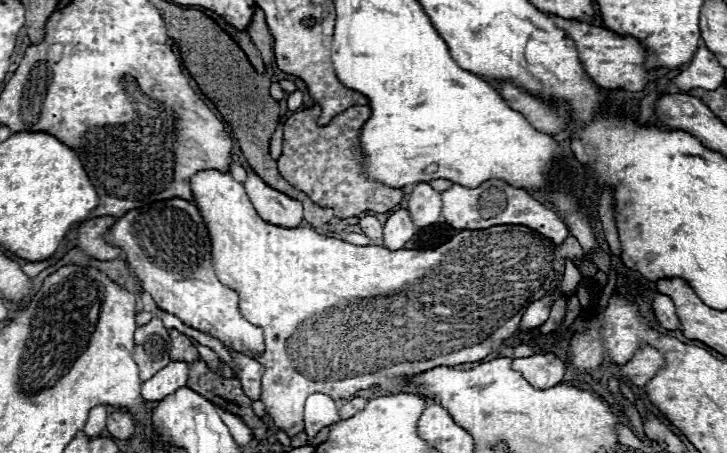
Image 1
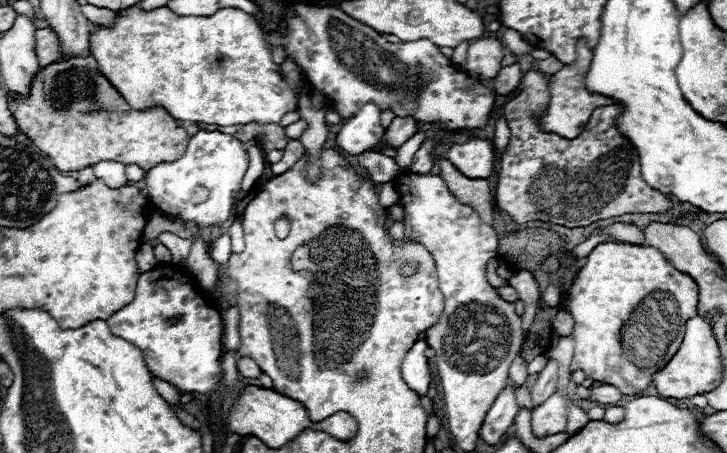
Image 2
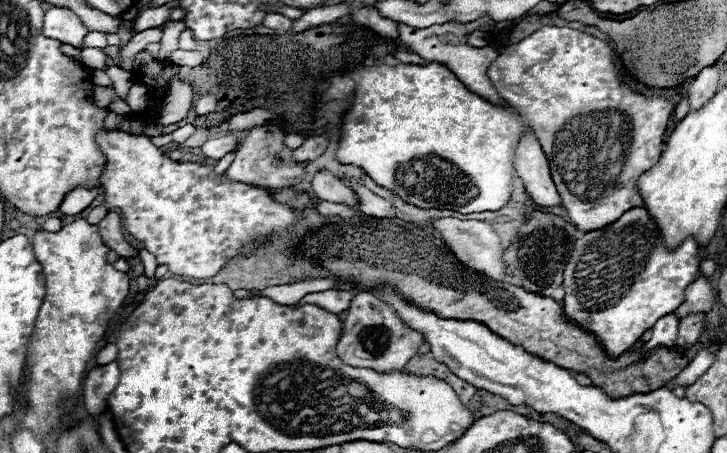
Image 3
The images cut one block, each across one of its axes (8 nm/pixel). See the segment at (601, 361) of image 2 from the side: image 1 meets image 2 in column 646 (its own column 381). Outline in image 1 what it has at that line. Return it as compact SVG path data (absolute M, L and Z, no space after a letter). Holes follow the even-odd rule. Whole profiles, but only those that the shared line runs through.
M214 168L200 170L190 180L190 188L194 194L194 204L200 208L200 216L204 216L204 224L208 224L208 236L212 236L212 266L216 268L218 280L236 290L240 294L240 312L242 316L264 328L266 336L266 350L262 354L256 354L256 360L264 364L264 376L262 376L262 396L260 400L266 404L266 412L272 416L274 424L282 430L286 430L288 436L294 436L298 432L304 432L304 402L312 392L324 392L332 398L348 398L358 390L366 390L370 386L380 386L388 392L400 392L404 386L404 376L414 376L424 370L436 368L436 366L458 366L466 362L476 362L486 358L492 350L496 350L506 338L510 338L518 324L520 316L524 314L528 302L534 302L542 296L546 296L548 282L556 278L556 272L564 272L564 258L576 260L584 256L584 250L580 248L576 238L568 238L562 248L556 248L546 236L542 236L536 230L530 230L520 224L502 224L482 230L462 230L450 242L442 244L436 250L388 250L384 246L354 246L338 238L328 238L312 230L310 226L296 226L296 228L282 228L270 222L264 222L254 206L250 204L244 186L232 178L230 172L220 172Z

